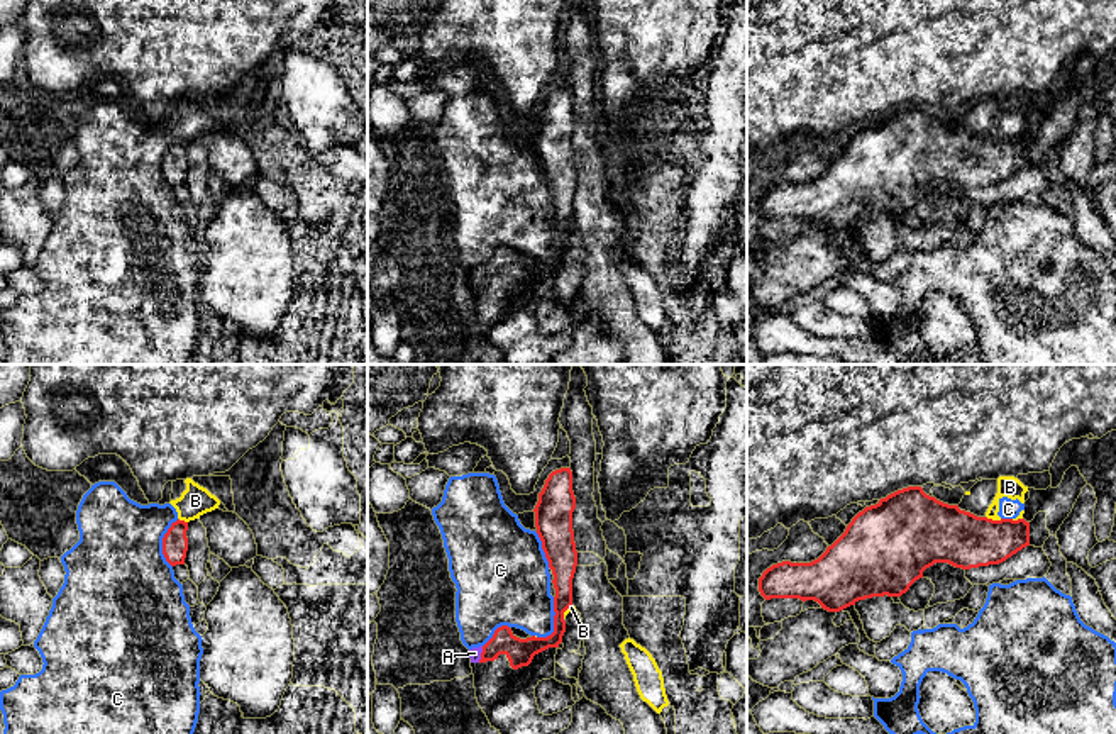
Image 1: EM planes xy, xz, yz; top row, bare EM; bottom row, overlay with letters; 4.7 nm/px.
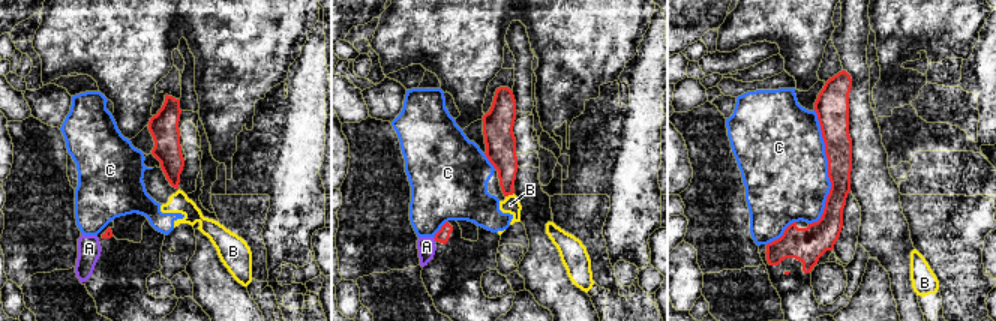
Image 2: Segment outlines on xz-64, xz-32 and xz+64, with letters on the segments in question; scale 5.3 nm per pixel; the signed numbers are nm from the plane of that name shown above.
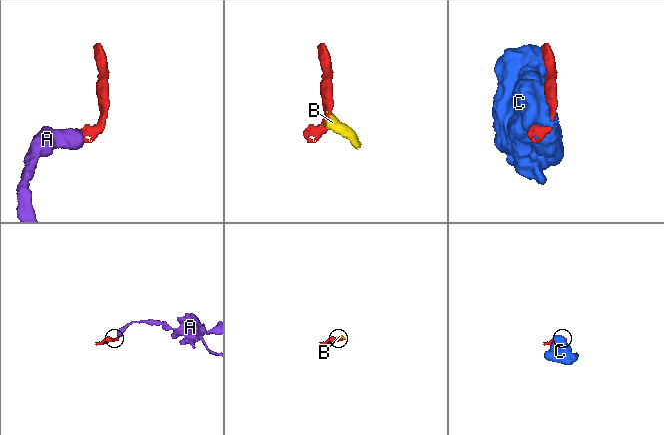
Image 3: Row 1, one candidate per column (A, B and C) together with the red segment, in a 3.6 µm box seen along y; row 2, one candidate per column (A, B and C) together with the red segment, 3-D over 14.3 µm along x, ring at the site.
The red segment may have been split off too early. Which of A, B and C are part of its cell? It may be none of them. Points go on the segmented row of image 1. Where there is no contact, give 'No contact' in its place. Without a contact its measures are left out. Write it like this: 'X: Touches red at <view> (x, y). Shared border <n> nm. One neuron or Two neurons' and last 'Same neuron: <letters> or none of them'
A: Touches red at xz (481, 655). Shared border 80 nm. One neuron
B: Touches red at yz (994, 521). Shared border 80 nm. Two neurons
C: Touches red at xz (554, 622). Shared border 220 nm. Two neurons
Same neuron: A

